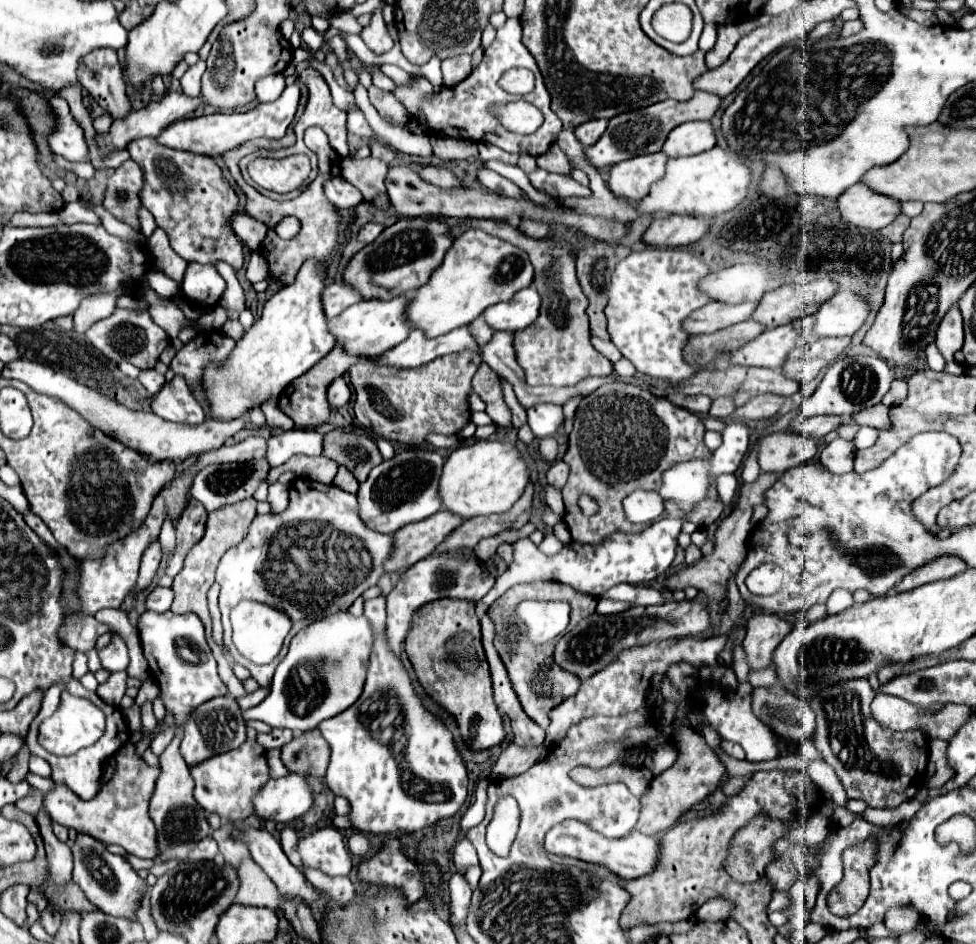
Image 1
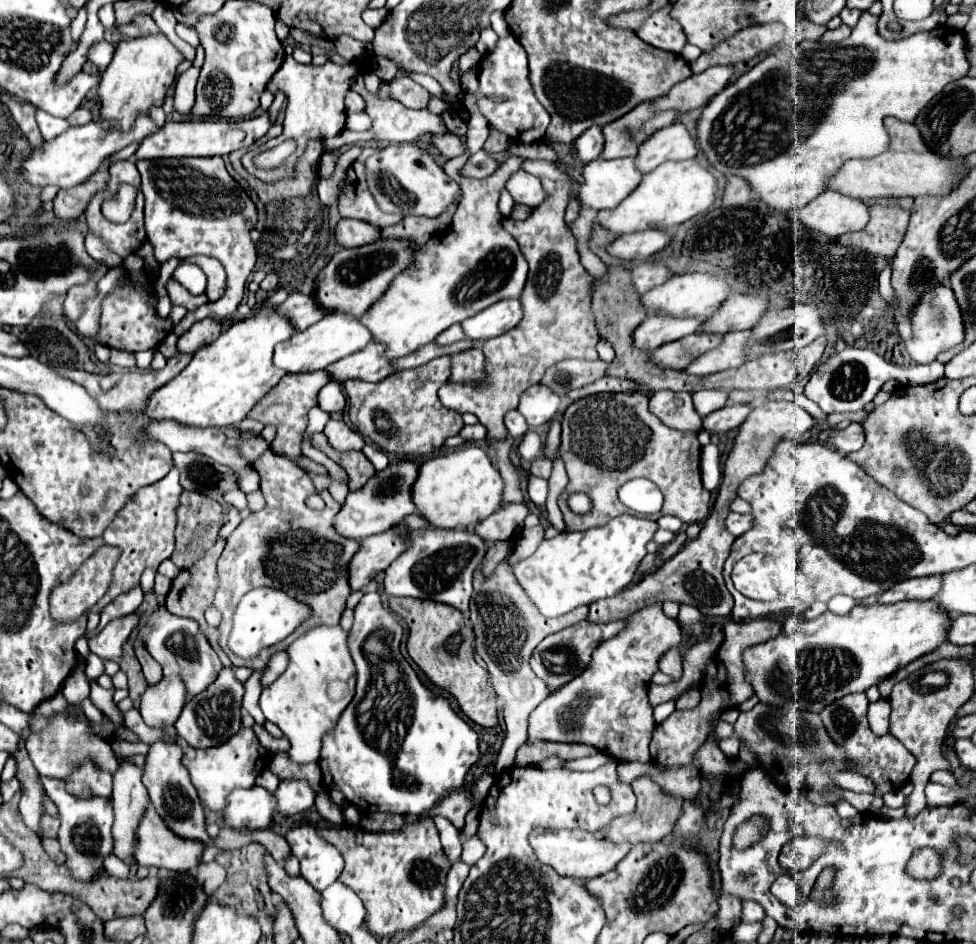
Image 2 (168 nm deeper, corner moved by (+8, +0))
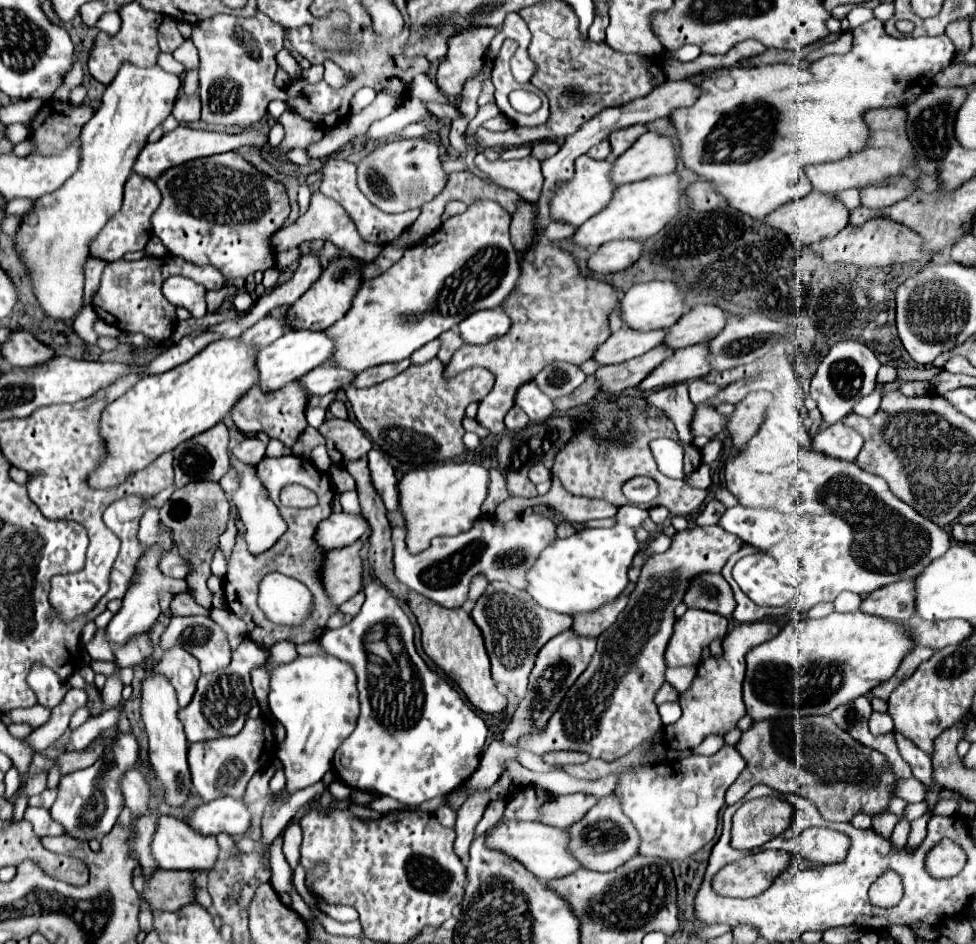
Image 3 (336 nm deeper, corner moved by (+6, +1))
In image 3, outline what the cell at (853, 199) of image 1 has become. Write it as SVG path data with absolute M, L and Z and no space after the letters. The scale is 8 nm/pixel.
M813 190L811 194L807 194L799 200L793 200L791 204L785 204L783 208L777 208L775 212L771 212L771 216L765 218L765 222L771 224L773 228L787 232L789 238L793 240L793 244L797 248L801 248L801 246L813 244L823 238L831 238L837 232L841 232L849 224L849 210L845 208L845 204L837 196L821 194L821 192Z

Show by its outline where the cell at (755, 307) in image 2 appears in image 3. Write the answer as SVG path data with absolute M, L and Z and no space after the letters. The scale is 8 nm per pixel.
M697 304L677 324L671 326L665 344L685 348L713 340L727 324L727 312L715 304Z

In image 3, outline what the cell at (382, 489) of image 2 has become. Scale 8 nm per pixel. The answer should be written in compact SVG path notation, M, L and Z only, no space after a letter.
M337 512L337 514L331 514L327 520L323 520L323 524L319 524L319 532L315 536L319 544L323 544L323 548L333 550L339 546L353 544L365 534L367 528L369 528L369 522L365 516Z

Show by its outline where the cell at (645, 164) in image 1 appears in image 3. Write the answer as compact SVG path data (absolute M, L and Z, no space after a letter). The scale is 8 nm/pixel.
M585 154L579 156L579 160L575 162L575 178L563 184L563 188L559 188L555 200L551 202L553 220L581 226L585 220L601 212L611 202L613 192L617 190L617 184L613 184L611 180L611 172L613 172L613 160L593 160Z

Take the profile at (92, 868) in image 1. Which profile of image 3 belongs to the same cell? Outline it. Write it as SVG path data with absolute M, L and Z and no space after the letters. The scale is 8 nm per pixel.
M119 734L115 746L105 752L93 766L67 774L59 782L59 796L51 806L51 816L65 828L65 834L83 842L107 836L123 810L123 794L119 792L119 772L133 768L139 754L137 740L131 734Z

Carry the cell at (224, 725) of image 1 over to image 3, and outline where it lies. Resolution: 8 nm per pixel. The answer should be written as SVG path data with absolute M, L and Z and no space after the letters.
M243 640L239 648L233 652L231 664L223 672L213 672L199 678L193 700L189 702L189 706L179 710L179 720L185 726L185 734L189 742L205 742L221 736L235 736L243 728L245 716L251 710L251 698L253 698L249 672L255 666L263 666L265 660L267 656L265 652L261 652L261 648L255 648L251 640Z

